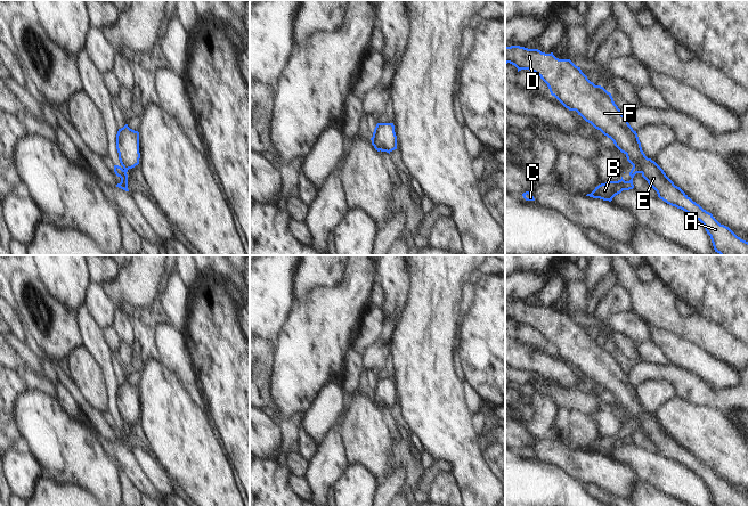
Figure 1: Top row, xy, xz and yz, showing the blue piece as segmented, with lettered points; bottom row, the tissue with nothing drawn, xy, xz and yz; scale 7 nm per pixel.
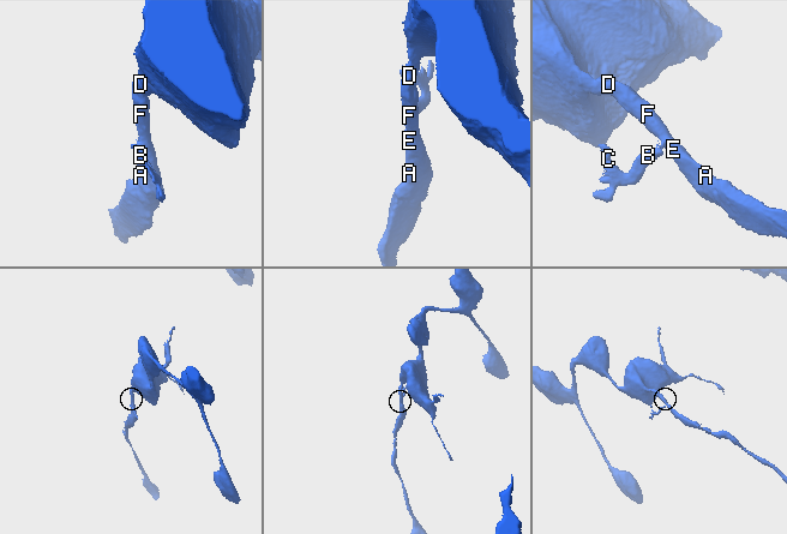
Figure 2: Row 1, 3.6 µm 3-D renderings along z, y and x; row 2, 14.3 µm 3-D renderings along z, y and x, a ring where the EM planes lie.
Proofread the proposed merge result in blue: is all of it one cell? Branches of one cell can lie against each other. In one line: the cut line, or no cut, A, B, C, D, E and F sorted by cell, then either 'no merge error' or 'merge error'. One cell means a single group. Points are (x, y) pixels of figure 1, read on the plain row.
cut yz (633, 419), (637, 427); groups A D E F / B C; merge error

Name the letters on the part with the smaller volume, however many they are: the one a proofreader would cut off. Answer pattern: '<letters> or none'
B, C

